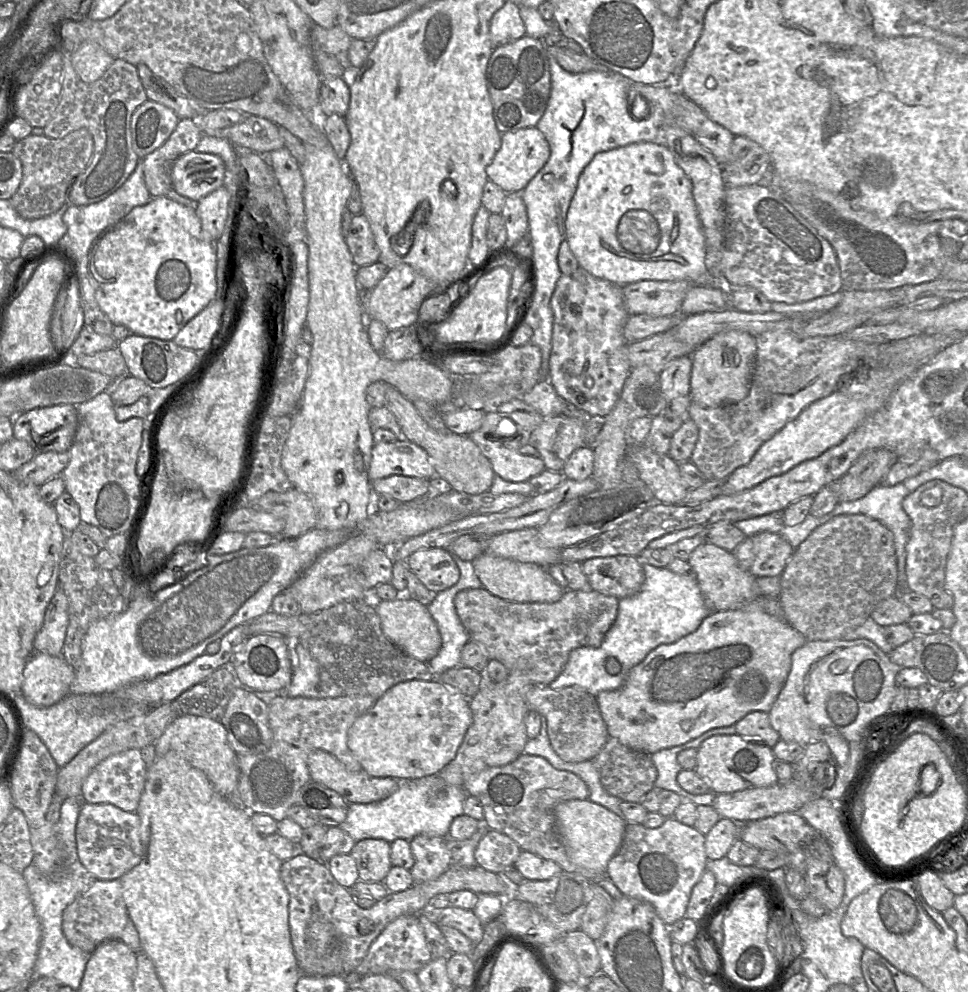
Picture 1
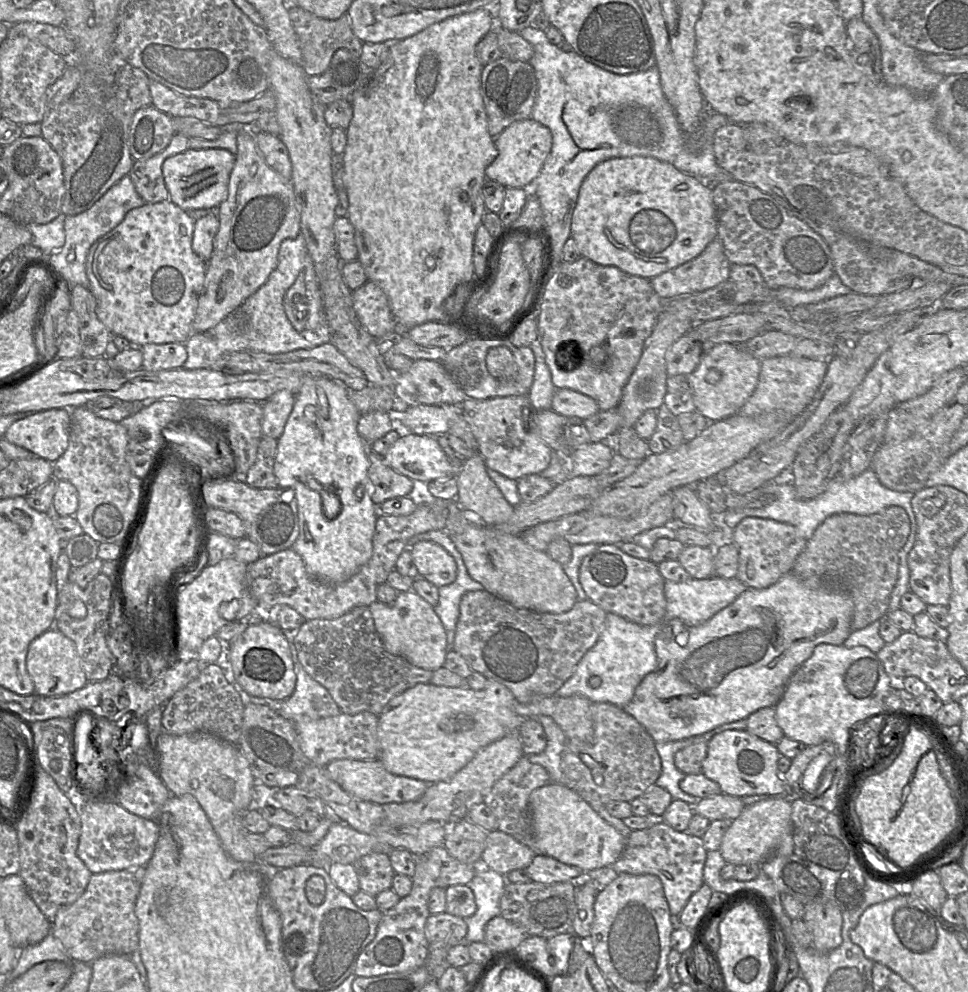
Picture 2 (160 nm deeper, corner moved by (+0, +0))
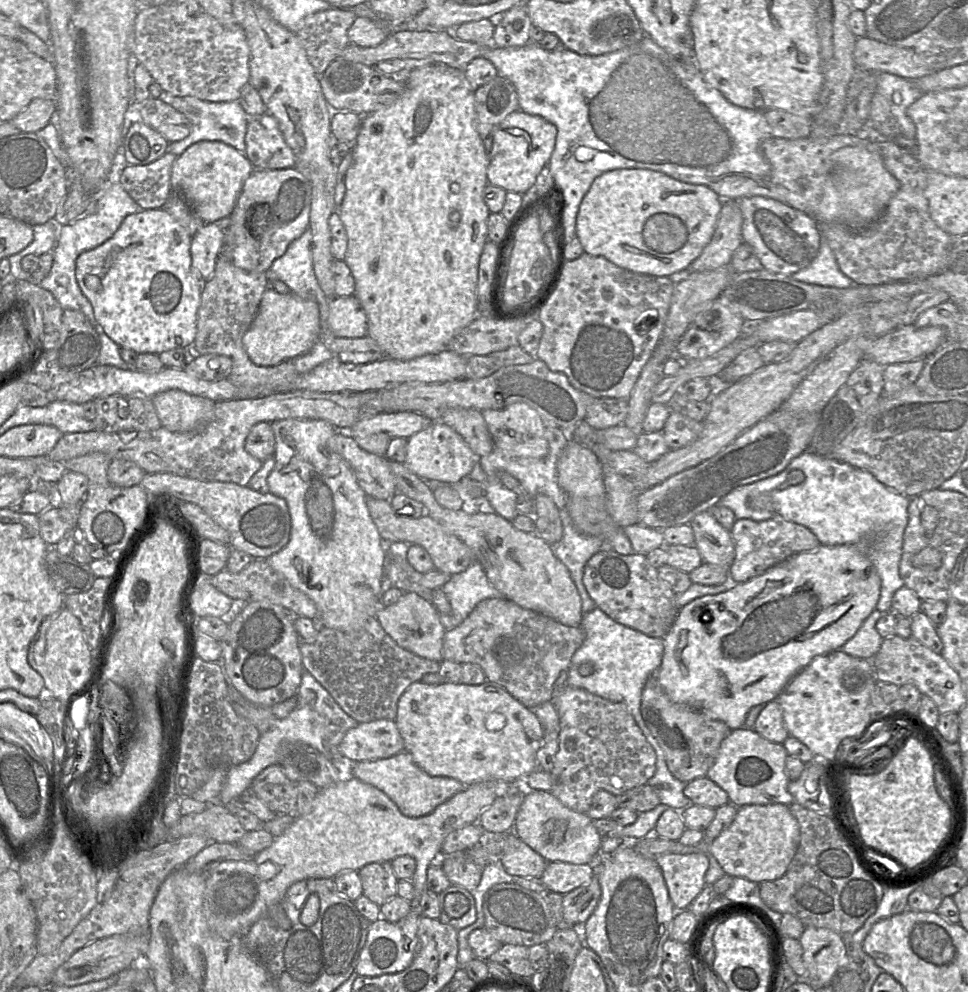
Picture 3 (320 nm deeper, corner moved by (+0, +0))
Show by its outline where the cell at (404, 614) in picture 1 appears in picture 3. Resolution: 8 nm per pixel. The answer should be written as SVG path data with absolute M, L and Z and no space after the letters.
M404 593L395 604L387 607L382 606L375 617L384 631L401 648L431 661L441 662L443 660L443 637L446 630L439 621L437 609L418 594Z

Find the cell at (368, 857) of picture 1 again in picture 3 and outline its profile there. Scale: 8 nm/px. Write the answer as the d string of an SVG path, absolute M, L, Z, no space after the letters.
M371 862L358 870L362 890L367 898L381 906L397 895L397 881L391 862Z

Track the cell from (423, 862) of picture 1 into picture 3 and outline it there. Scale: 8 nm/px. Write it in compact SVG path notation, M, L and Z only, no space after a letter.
M411 910L407 916L391 922L383 917L371 922L366 942L360 951L355 965L356 973L360 976L379 976L388 973L396 973L407 968L416 953L421 949L421 942L417 936L418 910Z

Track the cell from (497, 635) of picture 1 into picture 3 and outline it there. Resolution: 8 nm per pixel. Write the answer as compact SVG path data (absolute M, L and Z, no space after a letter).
M506 598L485 599L477 604L474 610L470 613L470 615L459 626L445 632L443 637L442 657L443 660L450 660L460 664L472 663L478 665L485 673L486 679L488 681L497 683L499 686L503 687L524 706L528 708L534 708L544 702L551 701L554 682L559 678L559 675L563 671L566 671L570 668L572 656L583 644L584 639L585 633L581 626L570 627L563 625L550 617L526 608L522 608L521 606Z

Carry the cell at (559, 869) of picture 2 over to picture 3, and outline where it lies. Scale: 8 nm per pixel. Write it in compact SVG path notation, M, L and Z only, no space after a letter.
M548 862L541 880L549 891L562 895L590 882L593 869L589 864L572 864L568 862Z

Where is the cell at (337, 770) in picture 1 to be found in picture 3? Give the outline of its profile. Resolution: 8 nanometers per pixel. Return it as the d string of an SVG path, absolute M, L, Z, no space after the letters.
M406 750L387 757L351 762L350 775L384 792L406 816L419 817L432 812L466 785L449 777L431 776L415 764Z

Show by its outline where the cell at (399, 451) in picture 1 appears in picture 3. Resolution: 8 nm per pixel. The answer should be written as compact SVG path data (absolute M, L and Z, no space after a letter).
M439 420L432 421L424 429L407 439L404 465L425 481L458 482L471 473L477 461L478 457L463 438Z

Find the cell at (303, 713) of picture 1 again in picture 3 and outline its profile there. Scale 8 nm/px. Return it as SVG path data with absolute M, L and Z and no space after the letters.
M378 719L348 730L339 750L348 762L387 758L404 750L404 740L394 720Z

